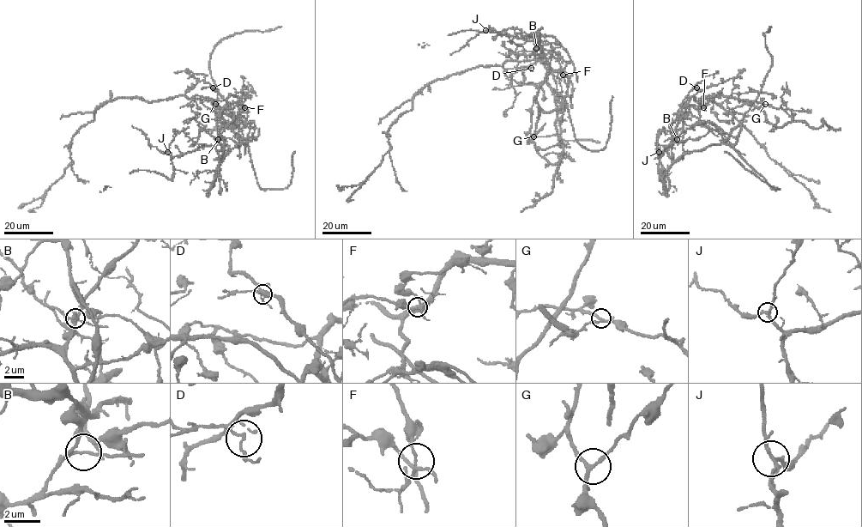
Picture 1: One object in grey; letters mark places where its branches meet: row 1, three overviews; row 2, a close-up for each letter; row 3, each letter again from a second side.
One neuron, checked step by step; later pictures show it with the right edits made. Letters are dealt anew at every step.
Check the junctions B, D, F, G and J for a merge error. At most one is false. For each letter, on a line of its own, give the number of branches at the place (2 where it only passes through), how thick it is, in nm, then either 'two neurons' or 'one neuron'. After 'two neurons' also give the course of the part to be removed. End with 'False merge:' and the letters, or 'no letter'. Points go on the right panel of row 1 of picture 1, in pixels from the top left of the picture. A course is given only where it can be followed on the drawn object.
B: 3 | 130 nm | two neurons | (677, 138), (685, 110), (701, 109), (713, 95), (747, 99), (779, 127), (792, 119), (754, 100), (723, 114)
D: 3 | 100 nm | one neuron
F: 3 | 120 nm | one neuron
G: 3 | 200 nm | one neuron
J: 3 | 180 nm | one neuron
False merge: B

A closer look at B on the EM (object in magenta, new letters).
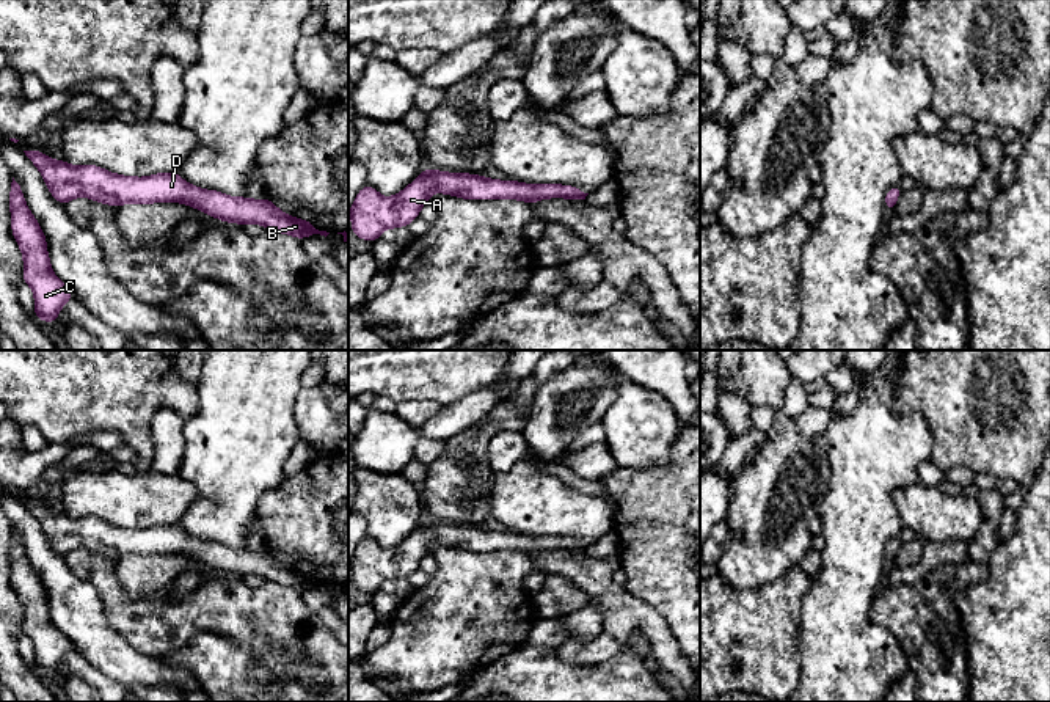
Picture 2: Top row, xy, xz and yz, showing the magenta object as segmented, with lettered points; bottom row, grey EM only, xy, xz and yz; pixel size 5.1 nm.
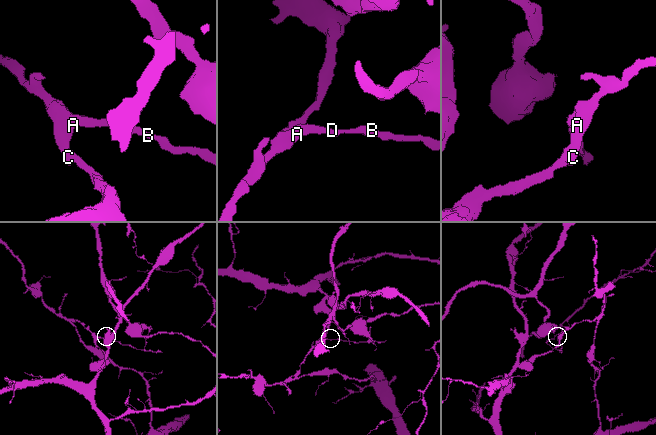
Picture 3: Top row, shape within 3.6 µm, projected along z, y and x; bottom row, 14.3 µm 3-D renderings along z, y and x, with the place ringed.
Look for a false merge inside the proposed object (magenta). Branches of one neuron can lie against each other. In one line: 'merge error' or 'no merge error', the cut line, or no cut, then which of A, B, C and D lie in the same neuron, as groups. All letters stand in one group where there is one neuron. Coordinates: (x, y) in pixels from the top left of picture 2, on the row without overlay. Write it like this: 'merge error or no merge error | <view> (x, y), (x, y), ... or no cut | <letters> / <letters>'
merge error | xz (528, 536), (550, 539), (561, 548) | A C D / B

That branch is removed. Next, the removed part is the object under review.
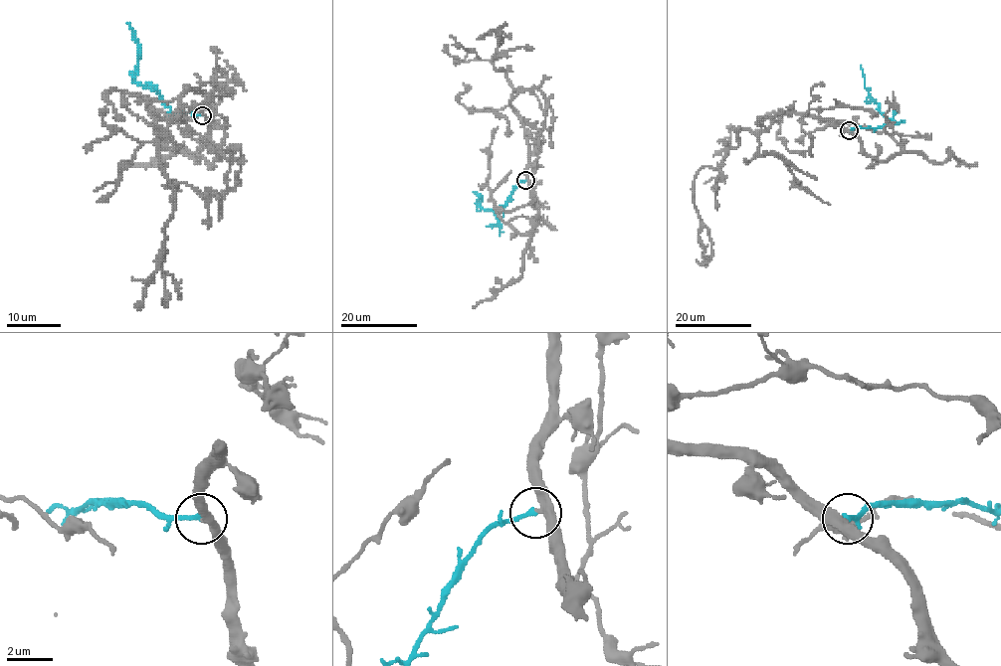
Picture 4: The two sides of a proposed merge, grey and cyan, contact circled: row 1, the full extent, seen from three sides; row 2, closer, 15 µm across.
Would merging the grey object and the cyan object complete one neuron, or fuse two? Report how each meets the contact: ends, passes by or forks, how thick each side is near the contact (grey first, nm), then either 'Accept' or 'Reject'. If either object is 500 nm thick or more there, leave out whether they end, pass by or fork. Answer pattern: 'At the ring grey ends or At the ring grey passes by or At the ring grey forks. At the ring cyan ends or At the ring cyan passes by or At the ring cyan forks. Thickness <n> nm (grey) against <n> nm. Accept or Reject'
At the ring grey passes by. At the ring cyan ends. Thickness 340 nm (grey) against 200 nm. Accept

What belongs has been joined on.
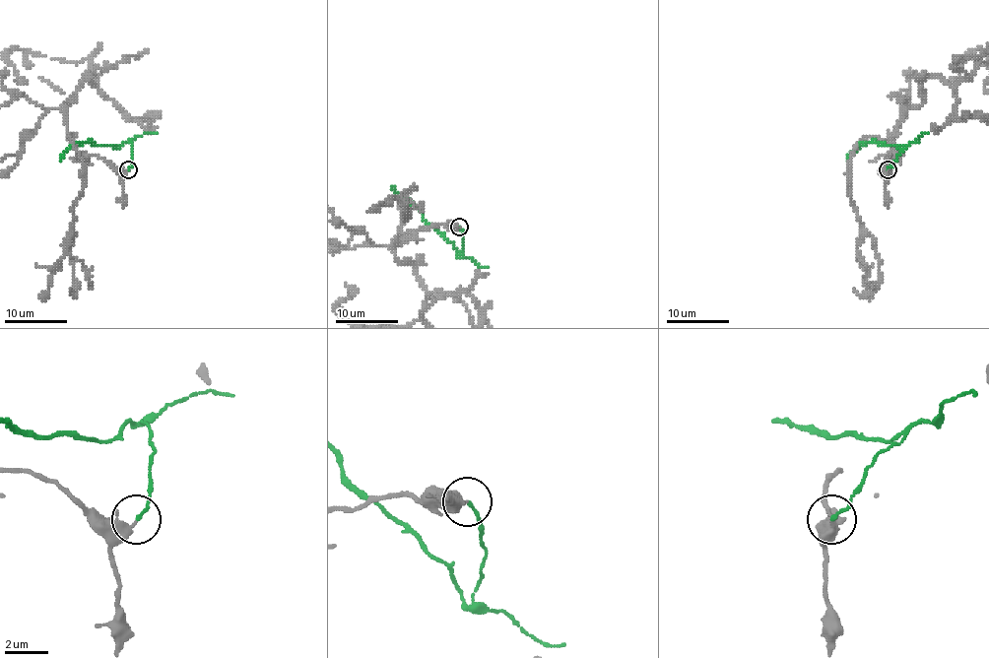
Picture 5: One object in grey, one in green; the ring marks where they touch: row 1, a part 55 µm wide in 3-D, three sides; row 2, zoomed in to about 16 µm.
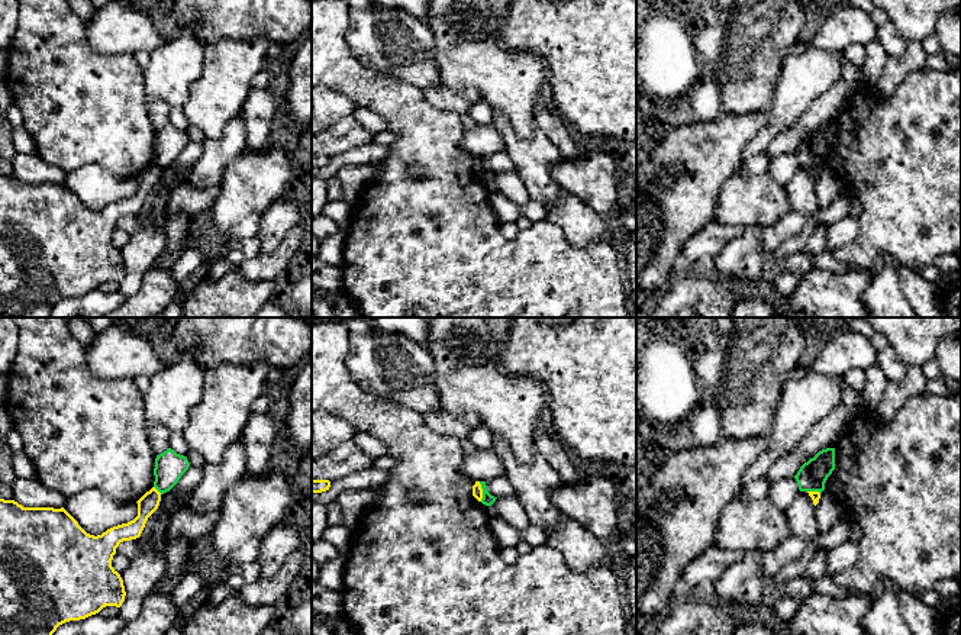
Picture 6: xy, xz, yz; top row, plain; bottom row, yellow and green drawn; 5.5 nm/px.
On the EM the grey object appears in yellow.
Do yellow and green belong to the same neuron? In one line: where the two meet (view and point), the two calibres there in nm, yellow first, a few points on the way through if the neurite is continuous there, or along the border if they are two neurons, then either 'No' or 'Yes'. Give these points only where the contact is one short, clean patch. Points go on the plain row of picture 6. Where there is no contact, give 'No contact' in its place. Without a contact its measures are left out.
Touches yellow at xz (481, 167). Thickness 60 nm (yellow) against 70 nm. Boundary: xz (479, 157), (481, 176). No

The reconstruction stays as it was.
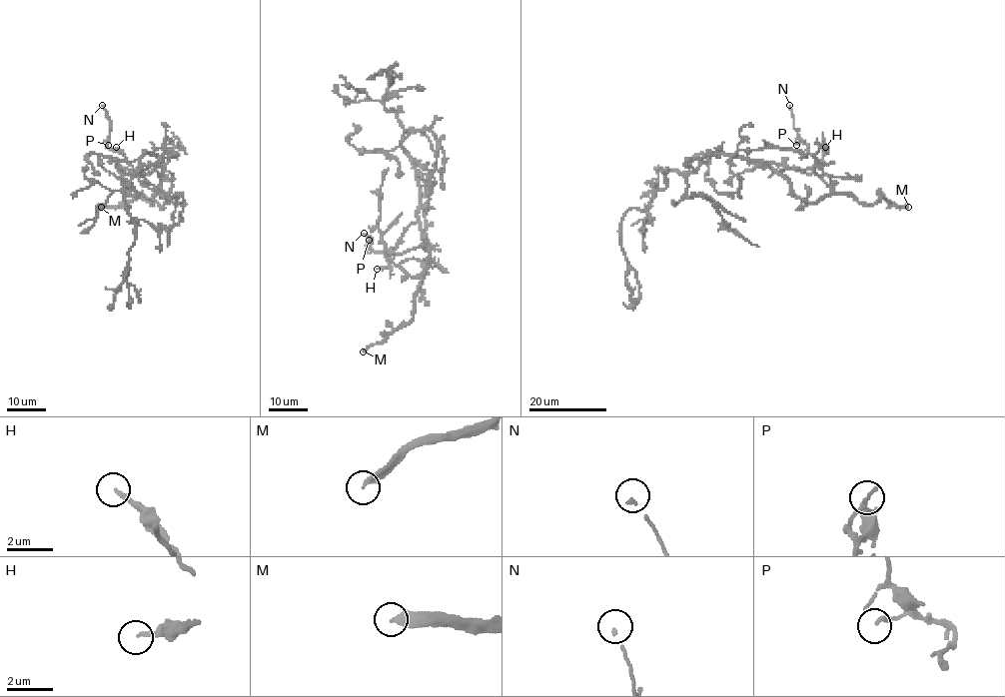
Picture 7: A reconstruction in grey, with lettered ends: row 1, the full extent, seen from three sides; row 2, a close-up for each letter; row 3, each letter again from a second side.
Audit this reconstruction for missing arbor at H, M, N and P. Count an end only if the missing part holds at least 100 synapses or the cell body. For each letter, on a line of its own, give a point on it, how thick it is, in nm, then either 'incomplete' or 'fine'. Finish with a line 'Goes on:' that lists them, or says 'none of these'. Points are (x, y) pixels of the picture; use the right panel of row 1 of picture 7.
H: place (825, 147); calibre 170 nm; fine
M: place (908, 207); calibre 280 nm; incomplete
N: place (789, 105); calibre 120 nm; fine
P: place (796, 145); calibre 160 nm; fine
Goes on: M

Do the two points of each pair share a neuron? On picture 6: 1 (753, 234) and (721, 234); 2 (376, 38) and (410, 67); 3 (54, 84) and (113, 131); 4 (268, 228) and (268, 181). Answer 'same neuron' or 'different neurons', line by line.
1: different neurons
2: same neuron
3: same neuron
4: different neurons

